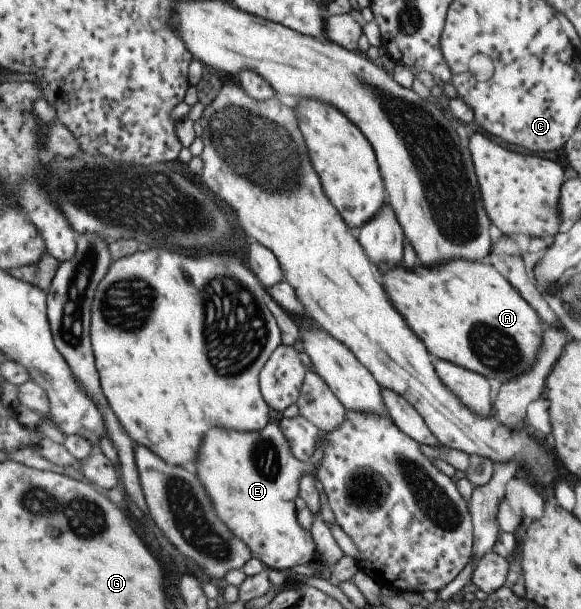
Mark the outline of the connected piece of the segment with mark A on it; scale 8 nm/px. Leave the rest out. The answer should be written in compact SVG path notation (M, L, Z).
M451 259L443 263L435 271L423 271L423 267L415 267L411 271L385 271L381 273L385 283L385 293L393 307L397 307L399 315L405 319L415 335L425 343L427 351L445 361L451 361L467 371L483 375L485 379L498 379L499 383L513 379L513 375L523 375L535 363L535 357L541 349L541 323L535 311L523 301L503 274L496 268L485 263L465 263L467 259Z

